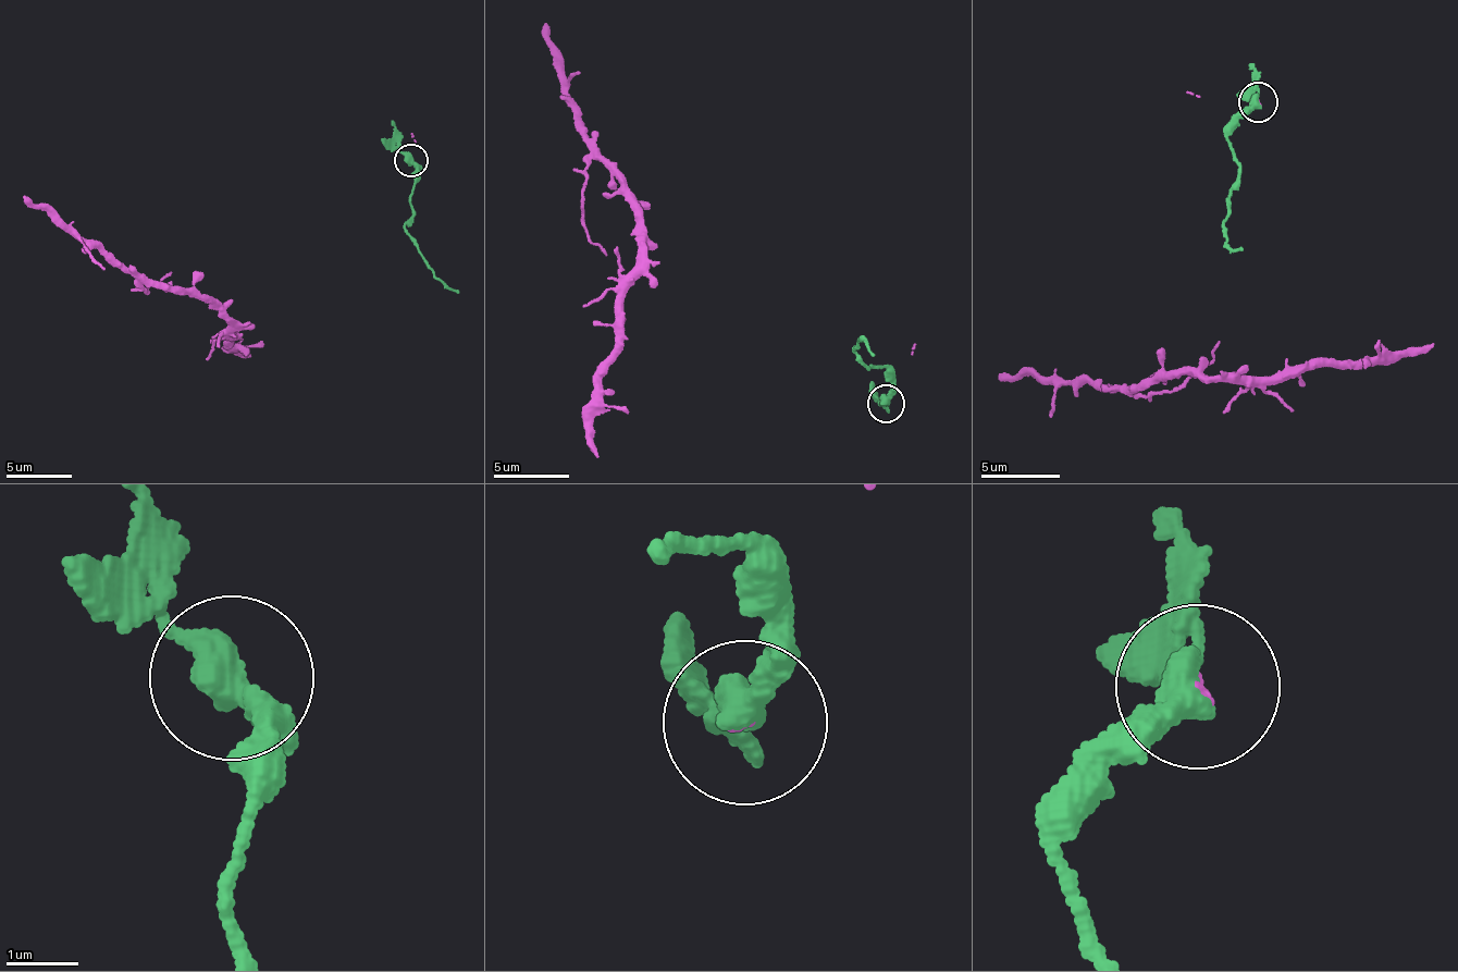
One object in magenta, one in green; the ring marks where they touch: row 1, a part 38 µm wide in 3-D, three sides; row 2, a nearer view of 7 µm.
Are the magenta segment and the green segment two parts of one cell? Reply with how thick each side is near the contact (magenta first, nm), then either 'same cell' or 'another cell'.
80 nm thick on the magenta side, 400 nm on the other; another cell

